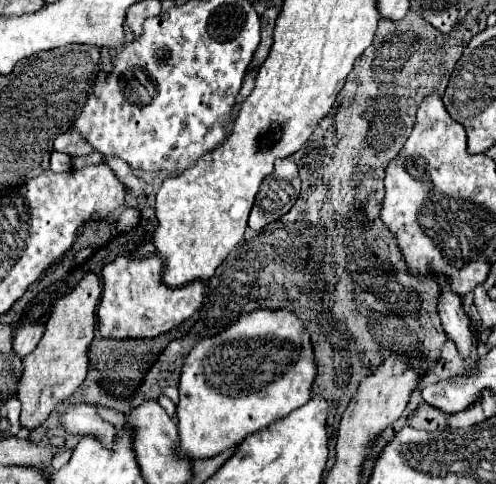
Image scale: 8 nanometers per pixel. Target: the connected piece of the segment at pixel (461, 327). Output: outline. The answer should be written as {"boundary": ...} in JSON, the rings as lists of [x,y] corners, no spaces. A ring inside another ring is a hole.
{"boundary":[[[440,283],[440,297],[438,297],[438,315],[442,321],[442,327],[448,337],[454,339],[456,347],[462,353],[470,353],[472,347],[472,331],[470,331],[470,319],[466,317],[462,309],[462,299],[450,291],[450,283]]]}

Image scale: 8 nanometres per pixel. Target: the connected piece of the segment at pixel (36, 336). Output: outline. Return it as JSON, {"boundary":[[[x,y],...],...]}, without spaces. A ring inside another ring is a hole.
{"boundary":[[[40,323],[22,325],[22,327],[16,331],[14,339],[12,339],[14,355],[18,355],[18,357],[26,357],[28,353],[32,353],[34,347],[38,345],[42,333],[44,333],[44,325],[40,325]]]}

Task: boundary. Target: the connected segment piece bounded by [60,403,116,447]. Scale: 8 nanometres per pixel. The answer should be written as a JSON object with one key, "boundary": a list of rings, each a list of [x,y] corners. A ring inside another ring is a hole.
{"boundary":[[[64,405],[66,413],[60,419],[60,425],[70,431],[70,433],[78,433],[78,435],[96,435],[106,447],[110,447],[110,443],[114,441],[116,429],[114,425],[106,423],[98,411],[92,405]]]}

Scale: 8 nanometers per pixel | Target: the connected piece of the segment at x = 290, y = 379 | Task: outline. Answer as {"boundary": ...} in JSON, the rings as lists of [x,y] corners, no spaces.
{"boundary":[[[260,309],[250,311],[250,315],[242,315],[242,319],[220,331],[218,337],[206,337],[198,341],[184,359],[178,383],[180,401],[176,407],[180,453],[190,455],[192,459],[216,457],[228,447],[234,447],[244,441],[248,435],[268,427],[278,419],[284,419],[290,411],[310,401],[314,375],[316,363],[310,333],[292,311]]]}

